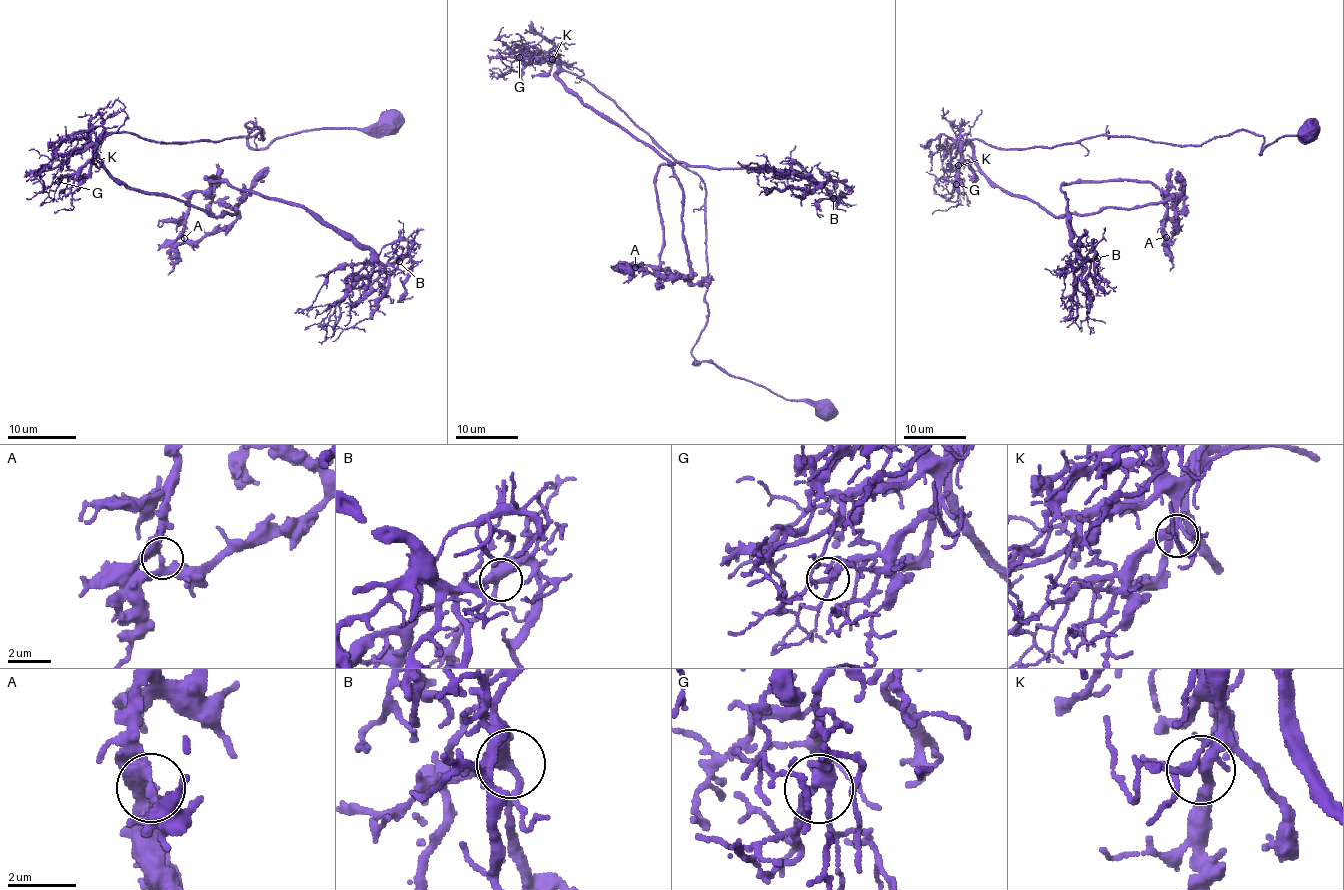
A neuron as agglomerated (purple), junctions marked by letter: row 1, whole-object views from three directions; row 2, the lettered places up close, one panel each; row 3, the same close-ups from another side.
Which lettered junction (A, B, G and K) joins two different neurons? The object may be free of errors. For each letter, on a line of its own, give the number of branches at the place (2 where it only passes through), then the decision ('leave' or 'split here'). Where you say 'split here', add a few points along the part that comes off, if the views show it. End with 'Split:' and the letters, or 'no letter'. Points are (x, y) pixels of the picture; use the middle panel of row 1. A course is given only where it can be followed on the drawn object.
A: 4 branches meet; split here; foreign part runs (635, 268), (657, 266), (662, 250), (656, 172), (660, 165), (797, 170), (822, 183), (815, 191), (772, 181)
B: 4 branches meet; leave
G: 5 branches meet; leave
K: 6 branches meet; leave
Split: A

